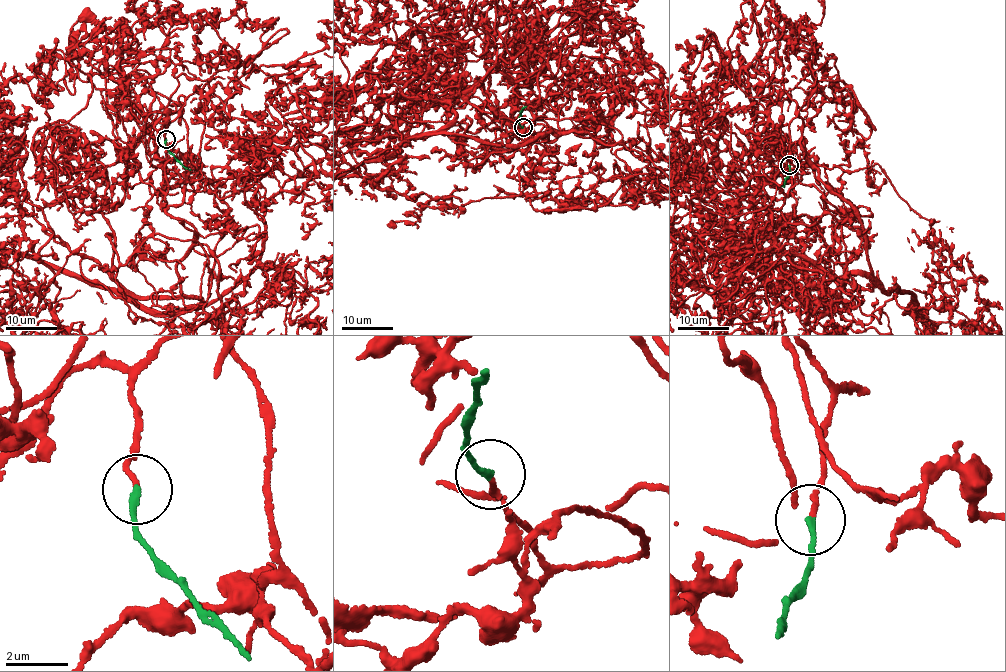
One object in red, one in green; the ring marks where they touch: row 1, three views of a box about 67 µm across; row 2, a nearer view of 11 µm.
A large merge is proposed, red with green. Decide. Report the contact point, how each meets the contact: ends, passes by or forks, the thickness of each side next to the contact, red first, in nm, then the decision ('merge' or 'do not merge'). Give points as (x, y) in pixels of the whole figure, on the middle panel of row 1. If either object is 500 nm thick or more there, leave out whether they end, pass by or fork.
at (523, 127); red ends there; green ends there; 140 nm thick on the red side, 190 nm on the other; merge

